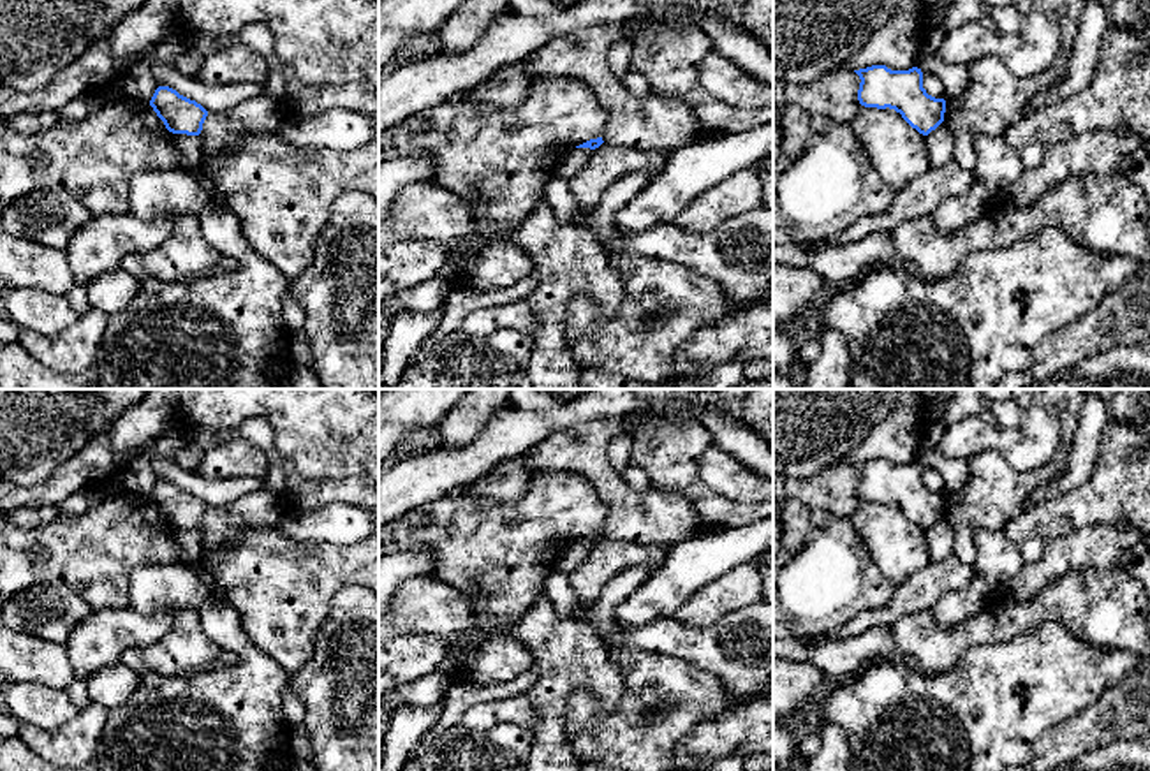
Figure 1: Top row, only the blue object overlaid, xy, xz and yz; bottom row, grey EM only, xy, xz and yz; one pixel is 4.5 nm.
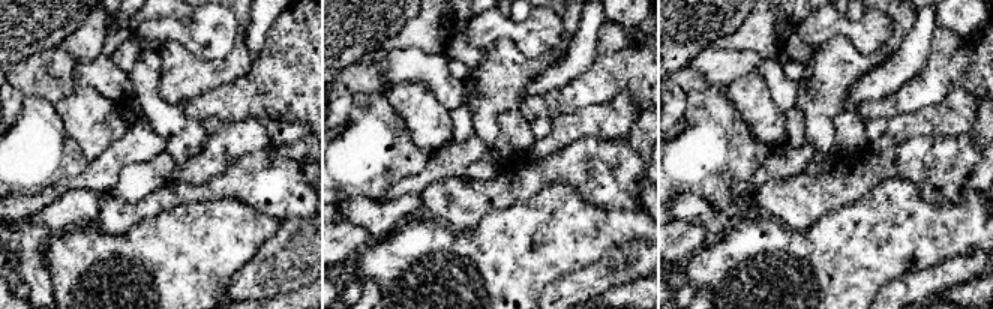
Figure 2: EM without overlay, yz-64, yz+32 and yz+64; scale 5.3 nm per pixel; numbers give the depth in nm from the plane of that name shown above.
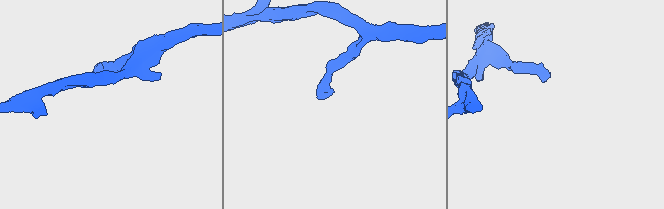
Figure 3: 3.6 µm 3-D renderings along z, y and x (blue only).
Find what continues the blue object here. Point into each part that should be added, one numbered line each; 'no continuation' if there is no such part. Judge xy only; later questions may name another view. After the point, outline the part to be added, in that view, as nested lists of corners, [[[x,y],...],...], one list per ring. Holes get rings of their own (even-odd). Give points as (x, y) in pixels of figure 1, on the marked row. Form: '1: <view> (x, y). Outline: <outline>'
no continuation

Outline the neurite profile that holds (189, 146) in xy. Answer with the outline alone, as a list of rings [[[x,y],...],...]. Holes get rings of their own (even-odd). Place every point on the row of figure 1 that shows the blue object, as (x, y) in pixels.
[[[173,134],[173,141],[181,158],[181,169],[199,181],[199,185],[206,190],[213,204],[224,206],[220,202],[217,188],[203,171],[204,155],[201,150],[201,137]]]

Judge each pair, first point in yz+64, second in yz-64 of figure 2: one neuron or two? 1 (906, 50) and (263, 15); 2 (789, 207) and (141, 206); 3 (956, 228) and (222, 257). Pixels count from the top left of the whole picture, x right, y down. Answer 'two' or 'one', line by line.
1: one
2: one
3: one

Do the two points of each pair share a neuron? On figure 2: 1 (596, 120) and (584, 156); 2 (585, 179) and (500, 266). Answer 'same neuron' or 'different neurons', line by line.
1: different neurons
2: different neurons

